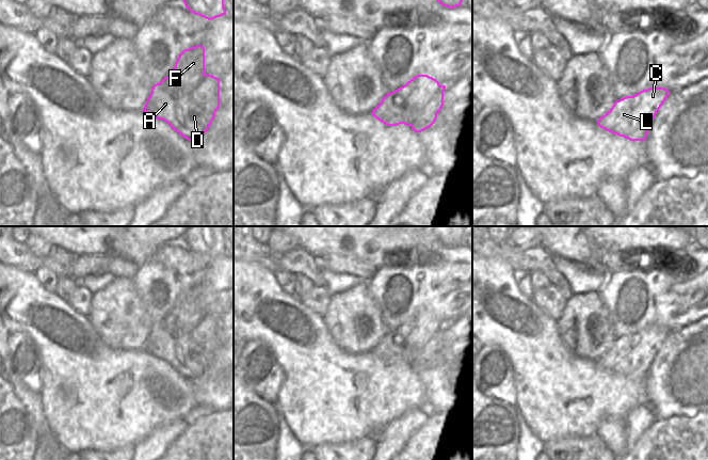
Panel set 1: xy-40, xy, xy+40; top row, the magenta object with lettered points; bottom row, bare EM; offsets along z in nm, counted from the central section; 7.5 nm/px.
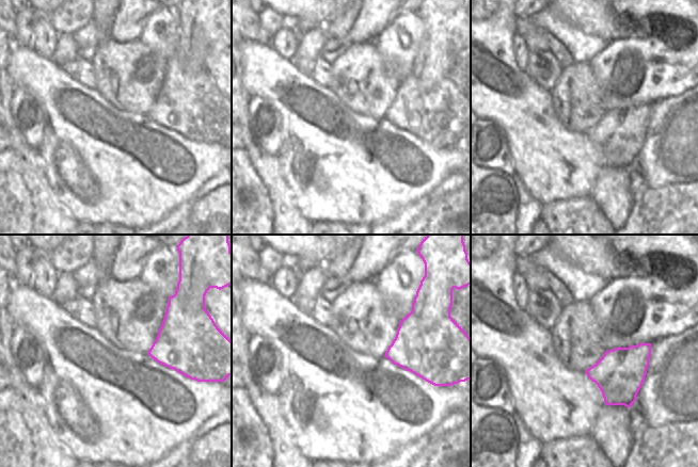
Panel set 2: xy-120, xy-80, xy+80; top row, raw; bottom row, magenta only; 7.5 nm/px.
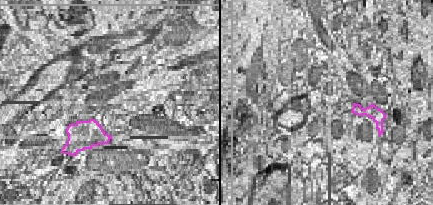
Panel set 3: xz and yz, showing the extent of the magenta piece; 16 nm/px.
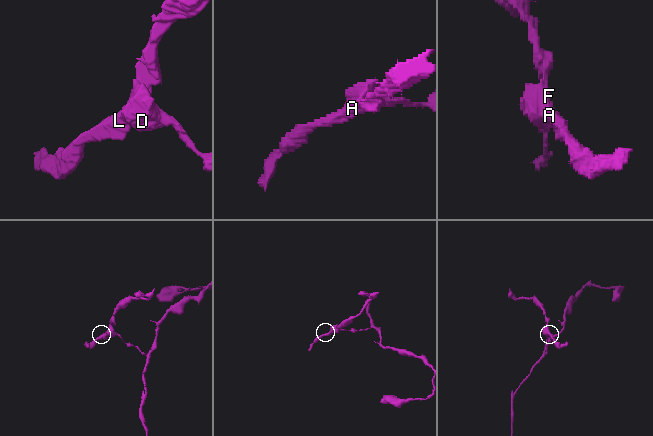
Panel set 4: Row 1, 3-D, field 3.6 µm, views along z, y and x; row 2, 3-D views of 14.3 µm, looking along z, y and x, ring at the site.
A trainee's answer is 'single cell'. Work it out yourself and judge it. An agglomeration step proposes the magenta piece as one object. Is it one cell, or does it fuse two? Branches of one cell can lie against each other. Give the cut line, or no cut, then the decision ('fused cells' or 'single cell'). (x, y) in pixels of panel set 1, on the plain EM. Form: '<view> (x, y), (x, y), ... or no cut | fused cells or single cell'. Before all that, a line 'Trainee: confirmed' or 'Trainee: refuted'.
Trainee: refuted
xy-40 (205, 314), (203, 319), (186, 334), (177, 334), (165, 324) | fused cells

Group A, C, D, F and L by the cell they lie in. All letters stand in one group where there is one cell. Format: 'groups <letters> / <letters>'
groups A D / C F L

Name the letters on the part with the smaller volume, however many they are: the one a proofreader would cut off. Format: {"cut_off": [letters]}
{"cut_off": ["C", "F", "L"]}

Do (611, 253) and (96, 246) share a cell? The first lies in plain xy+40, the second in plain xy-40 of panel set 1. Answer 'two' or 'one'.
one

